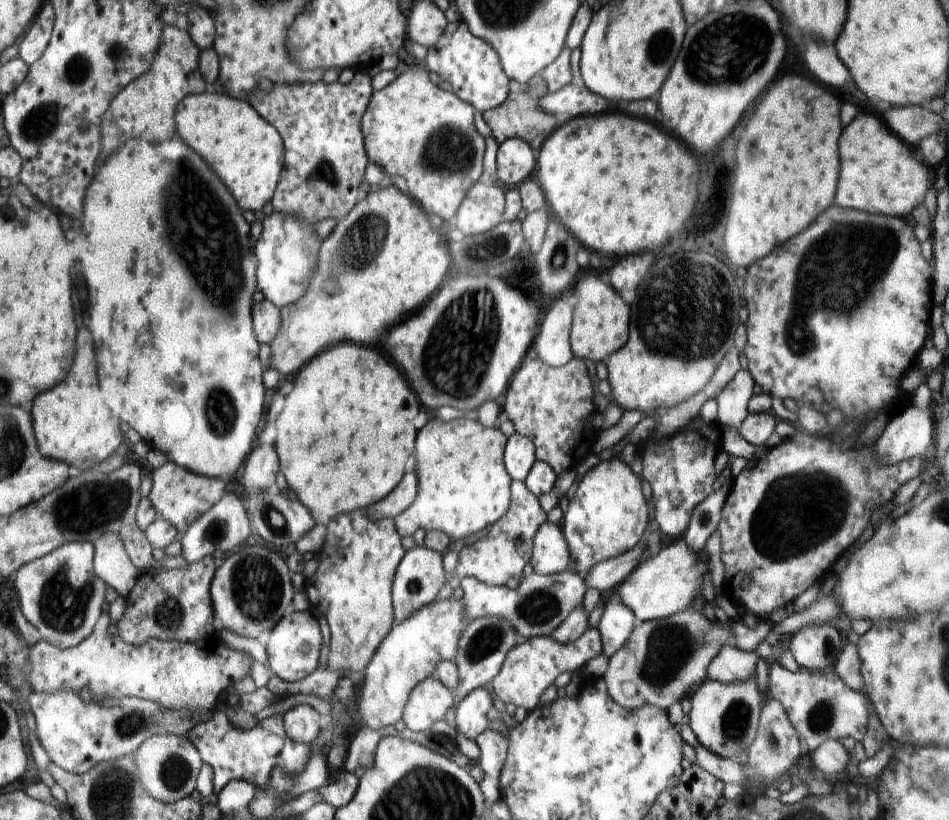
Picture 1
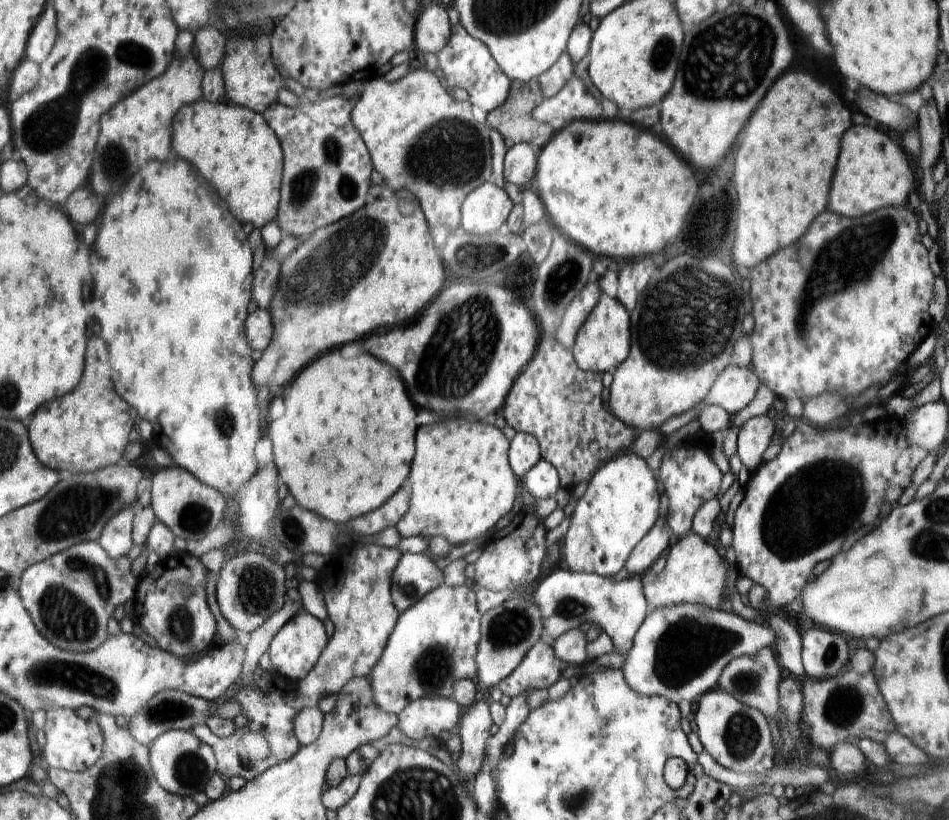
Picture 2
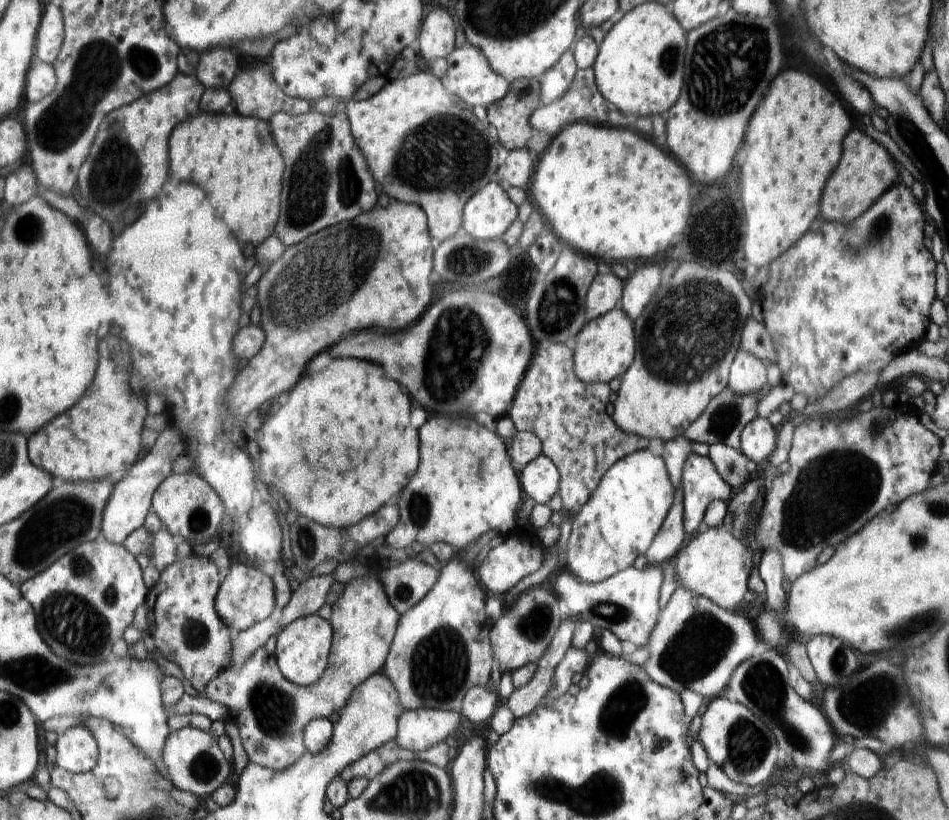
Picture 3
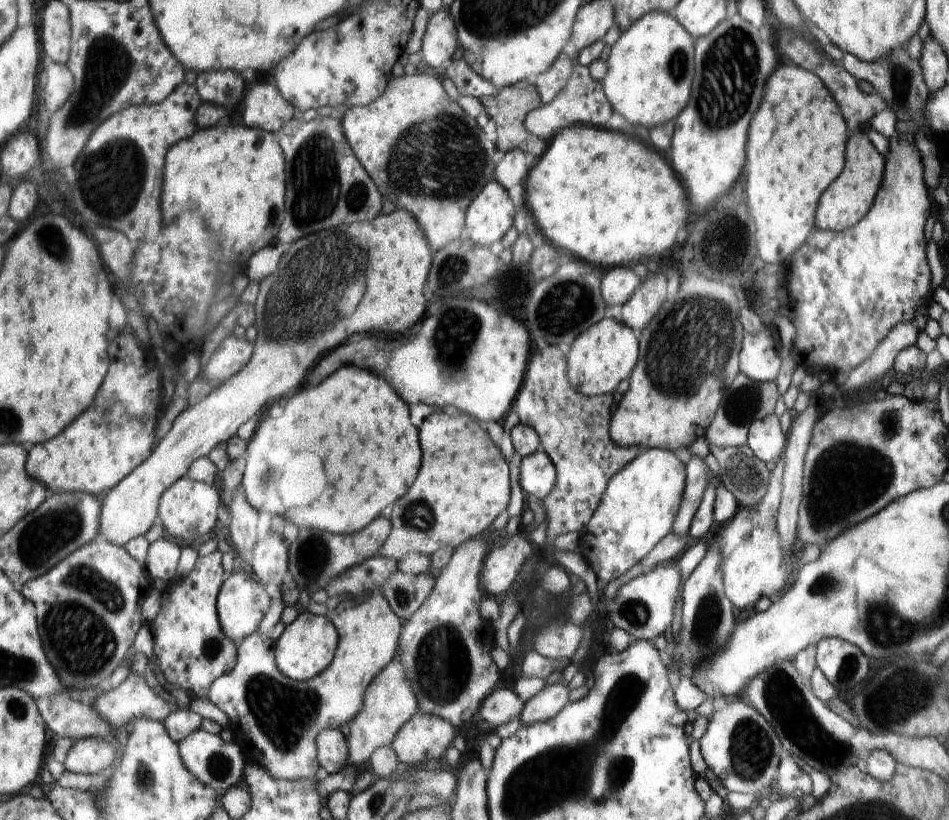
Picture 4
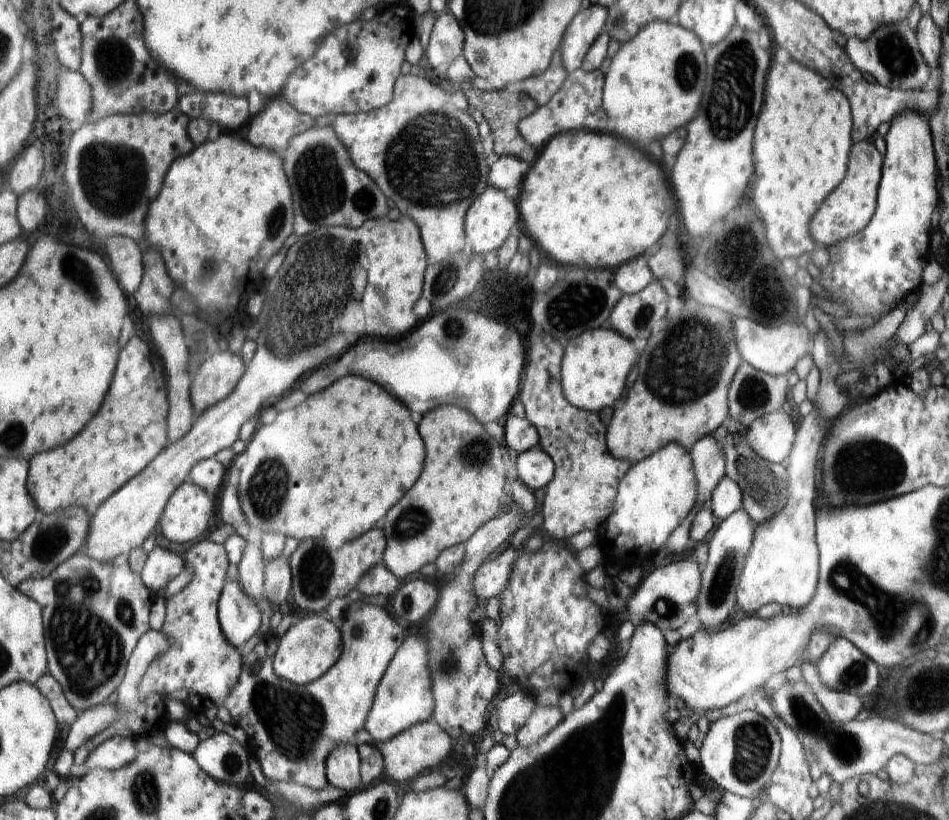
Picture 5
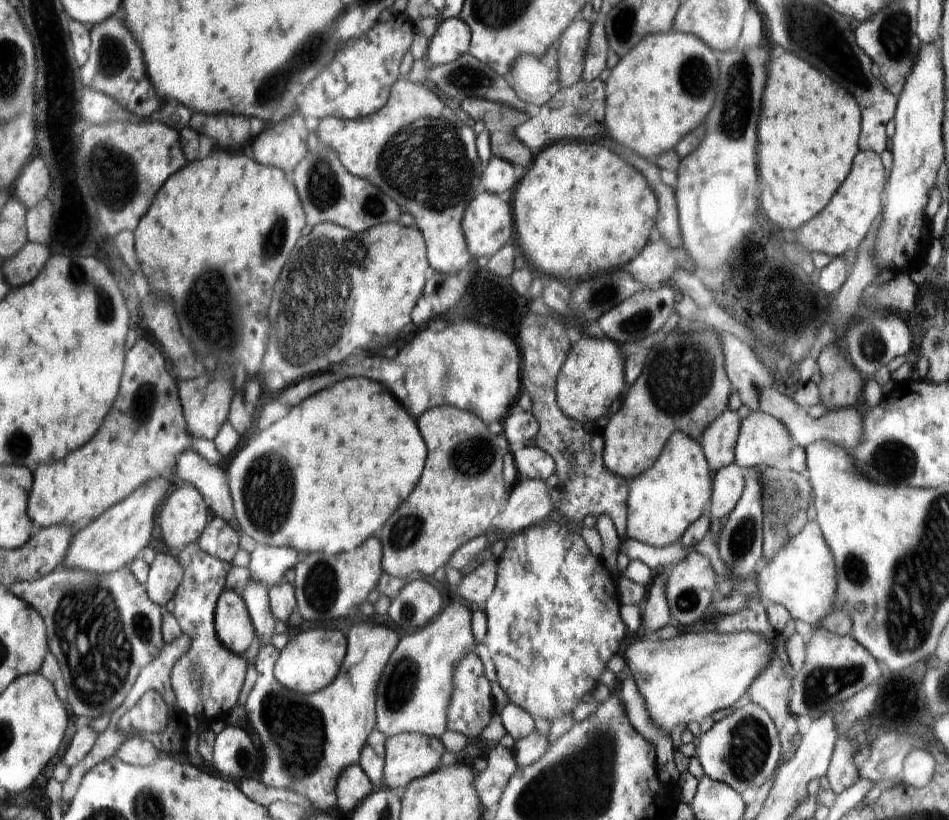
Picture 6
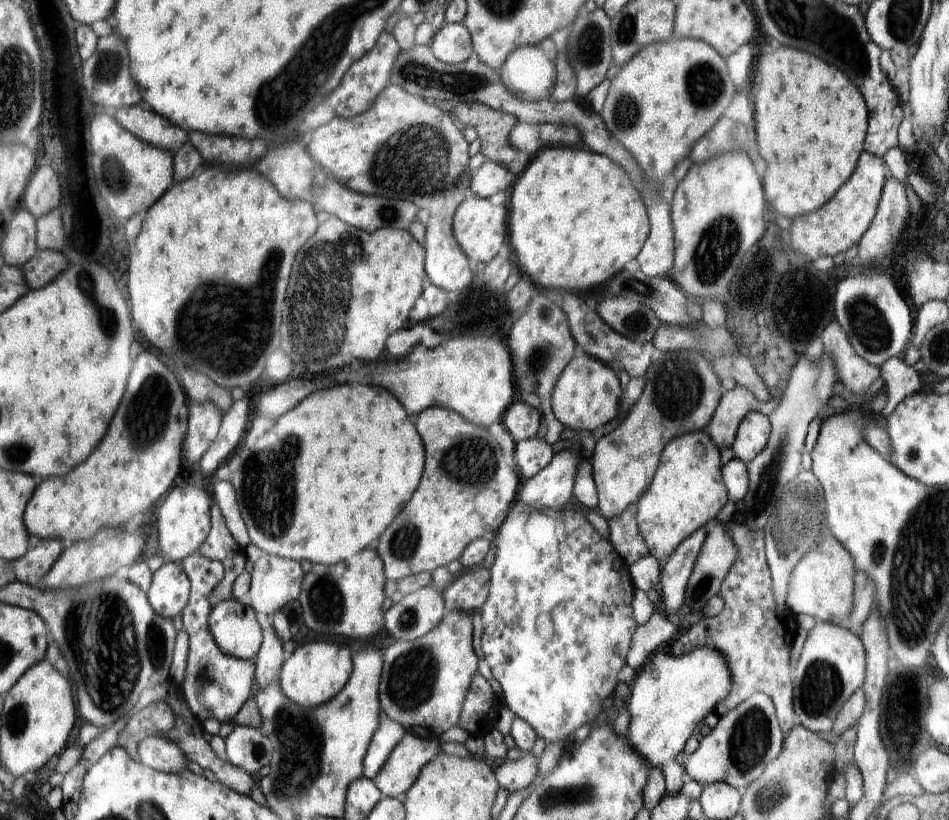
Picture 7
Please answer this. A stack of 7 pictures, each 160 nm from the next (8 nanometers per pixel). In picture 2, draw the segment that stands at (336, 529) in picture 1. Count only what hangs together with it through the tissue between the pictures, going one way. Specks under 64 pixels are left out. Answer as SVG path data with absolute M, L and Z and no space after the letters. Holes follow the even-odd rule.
M343 542L342 546L333 552L317 578L328 616L335 628L332 636L334 642L326 646L326 654L321 654L322 662L318 662L316 668L302 681L290 681L273 671L262 669L258 662L251 681L242 688L238 687L230 698L238 702L241 714L248 718L248 732L262 731L262 736L270 746L270 754L258 766L250 764L248 758L244 758L246 752L240 750L242 732L230 735L230 738L219 737L204 721L193 726L191 731L202 742L211 746L218 762L218 774L229 778L242 777L249 781L260 776L271 766L288 761L301 750L301 743L293 730L297 714L306 707L318 708L318 703L324 696L337 695L354 677L369 678L377 662L381 660L388 640L400 619L400 612L396 612L396 608L392 606L391 580L402 555L396 547L352 542Z

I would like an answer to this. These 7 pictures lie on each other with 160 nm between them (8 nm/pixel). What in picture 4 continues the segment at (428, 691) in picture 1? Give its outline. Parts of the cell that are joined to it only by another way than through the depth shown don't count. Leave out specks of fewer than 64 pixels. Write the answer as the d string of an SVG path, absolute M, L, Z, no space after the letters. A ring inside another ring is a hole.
M418 712L401 726L390 747L400 763L412 768L438 760L452 740L454 730L446 719Z

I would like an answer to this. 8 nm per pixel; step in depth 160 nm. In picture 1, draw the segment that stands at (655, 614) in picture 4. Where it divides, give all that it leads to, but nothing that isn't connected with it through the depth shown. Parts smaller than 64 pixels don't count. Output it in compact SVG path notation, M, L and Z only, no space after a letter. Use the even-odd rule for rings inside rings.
M527 569L521 576L520 581L518 587L512 590L507 586L490 586L474 577L461 578L457 595L461 595L462 599L467 602L466 622L481 616L502 617L513 626L513 629L517 630L517 636L520 636L521 640L534 637L550 637L552 631L556 630L565 621L565 618L568 618L579 607L582 608L583 598L586 598L587 582L585 578L570 569L561 573L545 575L539 575L531 569ZM610 595L604 602L598 631L601 634L603 652L611 657L626 644L635 627L635 614L618 596Z

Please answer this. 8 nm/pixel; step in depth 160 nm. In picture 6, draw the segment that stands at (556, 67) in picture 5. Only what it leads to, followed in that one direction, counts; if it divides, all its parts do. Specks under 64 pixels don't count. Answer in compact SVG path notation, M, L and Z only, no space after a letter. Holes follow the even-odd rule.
M522 55L513 62L512 86L527 103L542 107L560 90L558 70L534 55Z

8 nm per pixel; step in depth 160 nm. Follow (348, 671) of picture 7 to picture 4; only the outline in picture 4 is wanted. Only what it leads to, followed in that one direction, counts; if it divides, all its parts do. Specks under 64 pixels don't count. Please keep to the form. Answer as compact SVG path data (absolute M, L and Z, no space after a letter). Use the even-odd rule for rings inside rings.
M310 611L300 613L296 620L286 625L275 643L275 663L278 670L289 679L309 681L324 672L334 658L339 634L330 619L314 616Z

